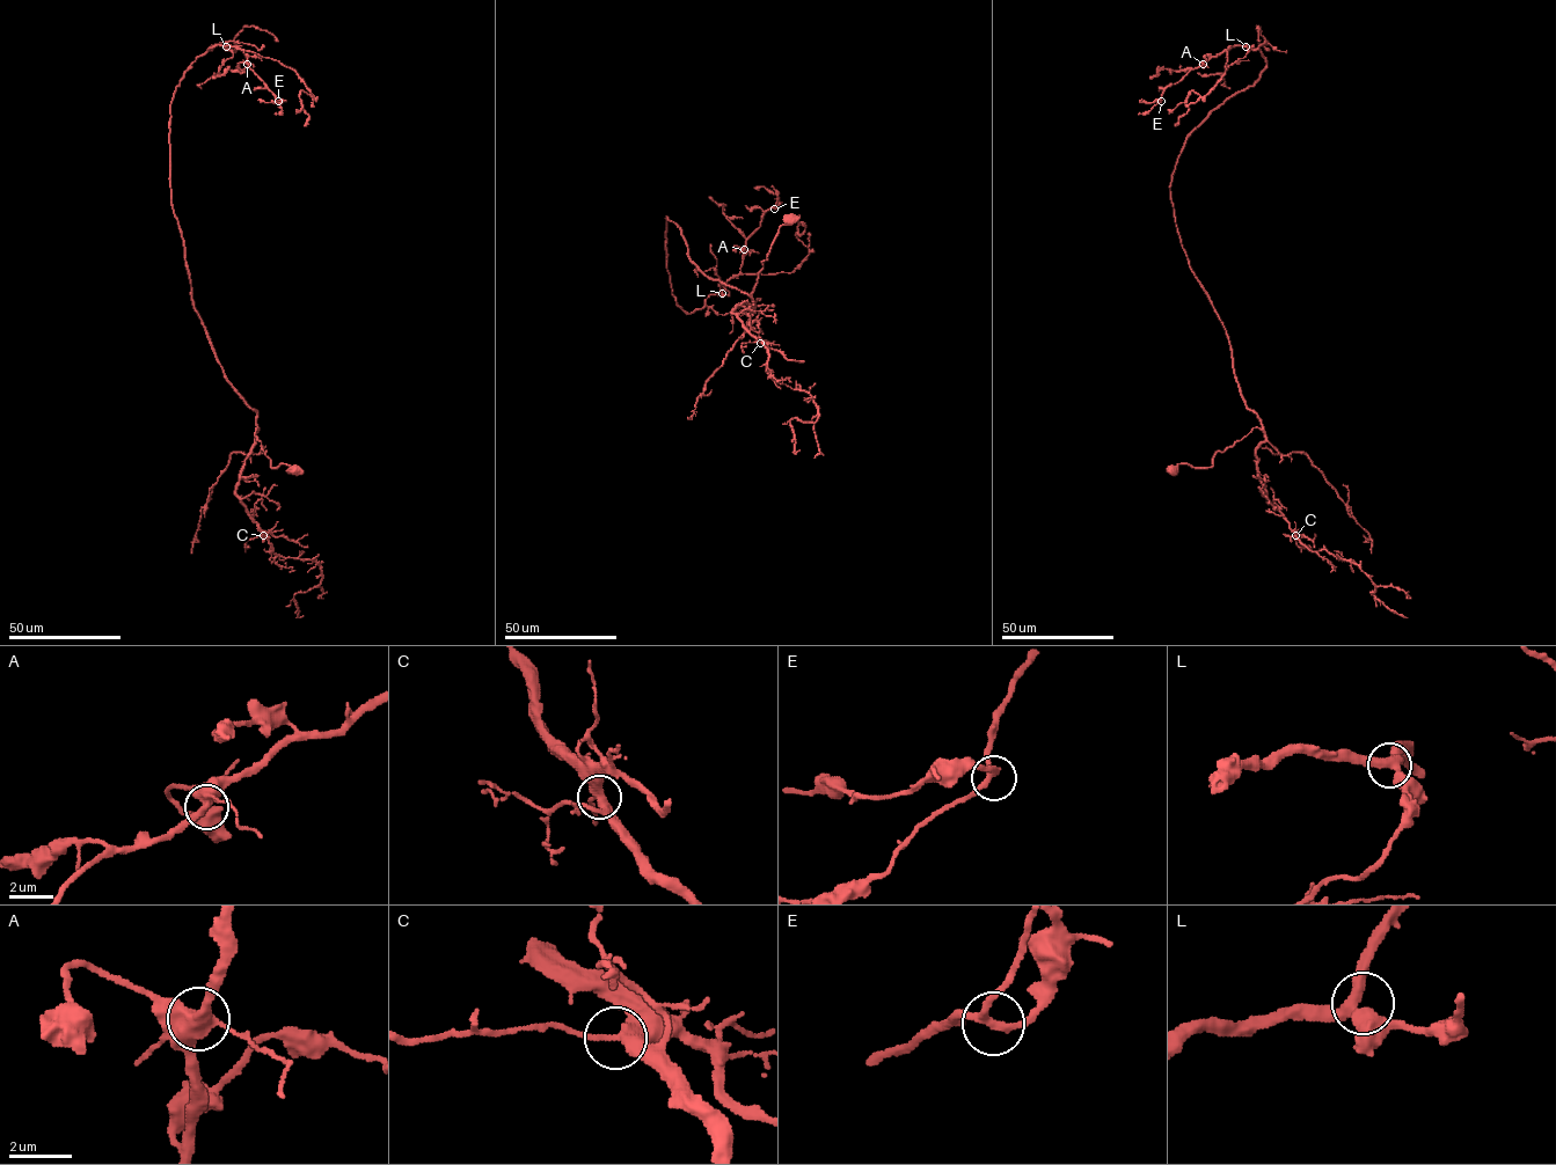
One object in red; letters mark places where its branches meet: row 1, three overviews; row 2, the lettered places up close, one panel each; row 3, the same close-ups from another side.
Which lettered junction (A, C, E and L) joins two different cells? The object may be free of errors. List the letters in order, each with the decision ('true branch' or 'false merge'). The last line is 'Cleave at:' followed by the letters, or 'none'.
A: true branch
C: true branch
E: true branch
L: true branch
Cleave at: none

